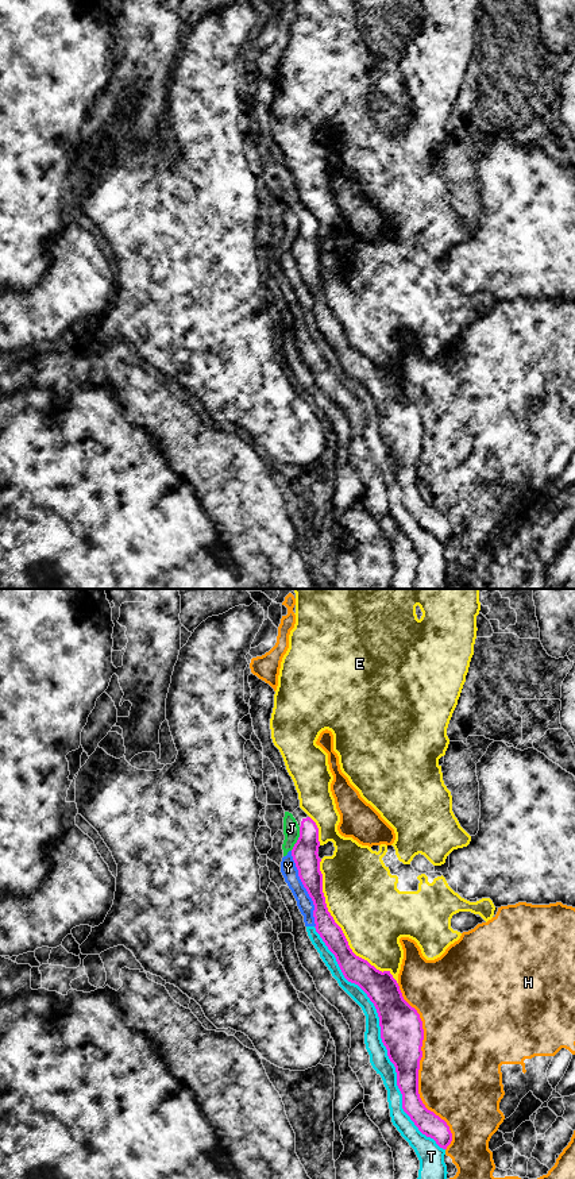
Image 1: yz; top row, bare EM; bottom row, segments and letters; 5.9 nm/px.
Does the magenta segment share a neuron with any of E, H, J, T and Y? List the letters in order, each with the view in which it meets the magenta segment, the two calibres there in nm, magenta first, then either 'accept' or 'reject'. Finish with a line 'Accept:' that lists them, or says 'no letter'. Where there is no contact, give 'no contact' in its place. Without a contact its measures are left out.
E: meets magenta in yz; 150 nm thick on the magenta side, 440 nm on the other; reject
H: meets magenta in yz; 260 nm thick on the magenta side, 500 nm on the other; reject
J: meets magenta in yz; 150 nm thick on the magenta side, 100 nm on the other; reject
T: meets magenta in yz; 260 nm thick on the magenta side, 120 nm on the other; reject
Y: meets magenta in yz; 150 nm thick on the magenta side, 100 nm on the other; reject
Accept: no letter

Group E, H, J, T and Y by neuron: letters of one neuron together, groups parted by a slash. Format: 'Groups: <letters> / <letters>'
Groups: E / H / J T Y

